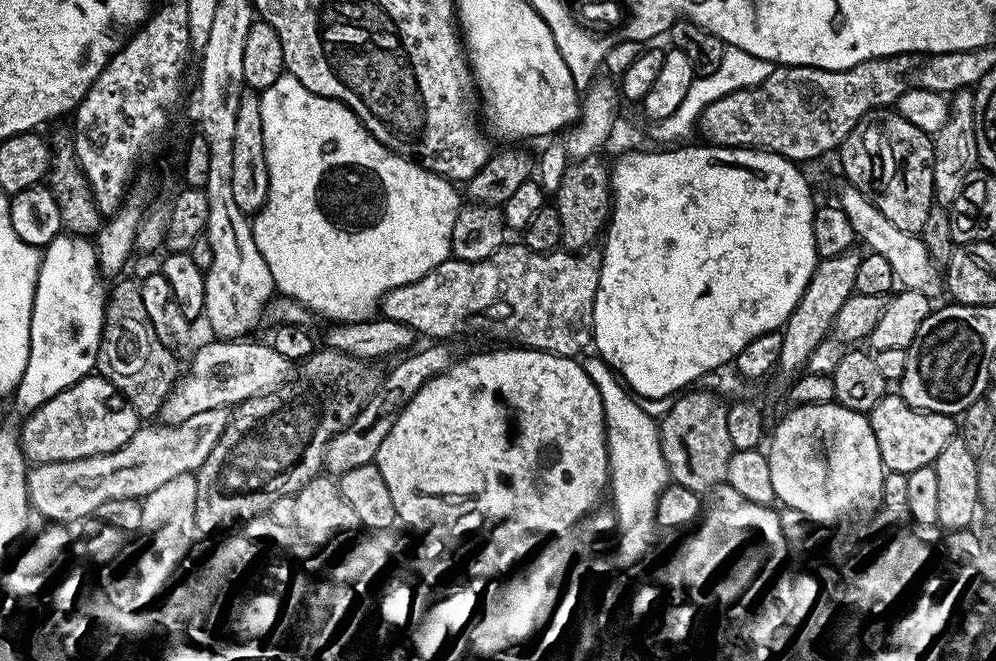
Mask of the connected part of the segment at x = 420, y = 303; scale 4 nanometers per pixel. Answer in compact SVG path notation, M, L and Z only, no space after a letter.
M508 242L505 243L503 248L499 248L497 252L490 254L490 258L486 258L482 262L462 262L455 258L442 261L438 266L434 266L434 270L430 270L422 278L418 278L406 286L398 286L394 290L387 292L380 300L378 312L383 319L402 322L406 326L410 326L421 337L432 336L428 338L436 342L451 341L451 336L460 336L463 332L481 332L484 336L509 336L512 339L509 341L515 342L517 345L525 348L536 348L539 352L549 352L550 354L576 358L581 354L587 353L594 344L592 339L592 323L594 322L594 302L598 294L598 286L600 285L601 259L601 253L596 250L585 250L579 254L567 250L535 252L526 247L523 242L516 242L516 244Z

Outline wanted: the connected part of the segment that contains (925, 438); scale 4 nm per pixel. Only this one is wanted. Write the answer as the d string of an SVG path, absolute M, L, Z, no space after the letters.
M898 394L882 397L867 417L874 430L874 438L878 438L878 454L889 472L910 473L929 467L938 454L942 454L942 446L953 440L958 432L958 424L953 417L914 409Z

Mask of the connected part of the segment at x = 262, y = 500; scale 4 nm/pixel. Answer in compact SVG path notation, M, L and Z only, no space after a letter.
M321 347L303 360L294 378L289 379L287 384L280 384L261 396L235 405L224 433L218 438L214 450L210 450L210 458L206 458L200 471L195 473L198 486L197 529L201 533L216 532L219 528L228 528L236 523L239 525L267 513L276 500L291 497L299 488L306 486L306 482L321 475L328 440L346 430L346 426L350 426L369 396L380 389L382 372L376 368L375 363L342 354L333 348Z

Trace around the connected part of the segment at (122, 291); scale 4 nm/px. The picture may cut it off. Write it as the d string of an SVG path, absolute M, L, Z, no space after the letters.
M120 278L111 285L104 305L104 325L100 335L100 349L96 355L99 375L109 380L124 395L137 416L159 417L160 407L171 394L178 379L176 356L169 345L162 342L160 333L152 325L135 279Z

